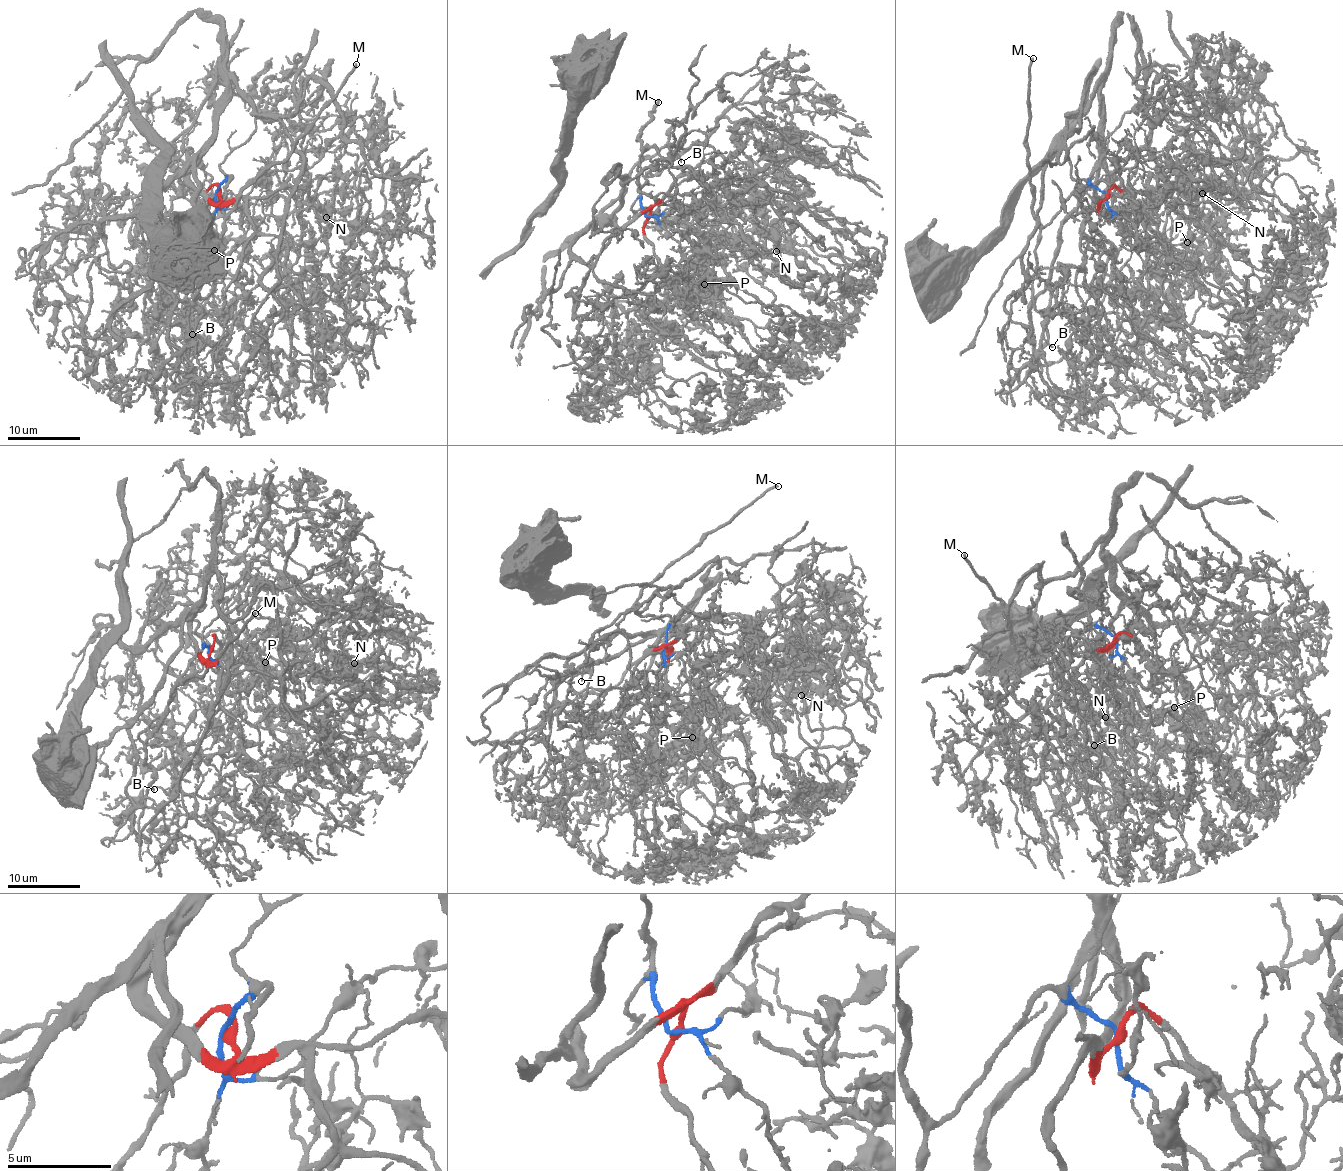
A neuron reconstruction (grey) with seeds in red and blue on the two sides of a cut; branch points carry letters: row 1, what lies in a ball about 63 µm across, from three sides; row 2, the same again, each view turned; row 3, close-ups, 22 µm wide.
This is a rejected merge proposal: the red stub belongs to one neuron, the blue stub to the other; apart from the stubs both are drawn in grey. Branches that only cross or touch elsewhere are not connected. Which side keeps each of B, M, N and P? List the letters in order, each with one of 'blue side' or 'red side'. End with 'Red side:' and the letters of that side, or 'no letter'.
B: blue side
M: blue side
N: red side
P: red side
Red side: N, P

